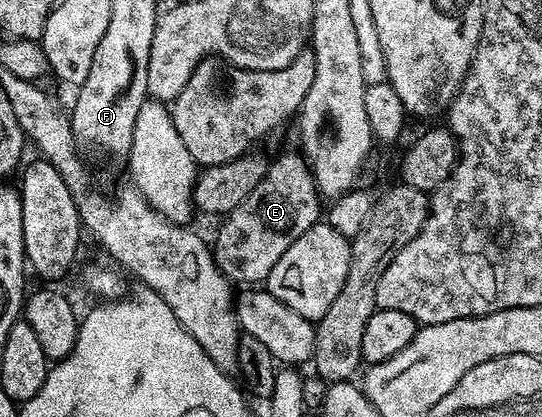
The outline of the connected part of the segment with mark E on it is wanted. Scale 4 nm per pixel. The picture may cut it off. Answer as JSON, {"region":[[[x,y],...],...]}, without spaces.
{"region":[[[299,152],[284,153],[277,161],[273,160],[269,164],[266,175],[234,211],[223,218],[220,230],[216,233],[216,243],[214,242],[214,254],[216,265],[221,269],[229,281],[240,287],[252,287],[255,281],[267,282],[270,271],[274,271],[274,263],[286,255],[286,247],[294,243],[310,227],[314,227],[322,217],[322,198],[320,190],[316,188],[316,181],[312,177],[312,168],[304,160]]]}

